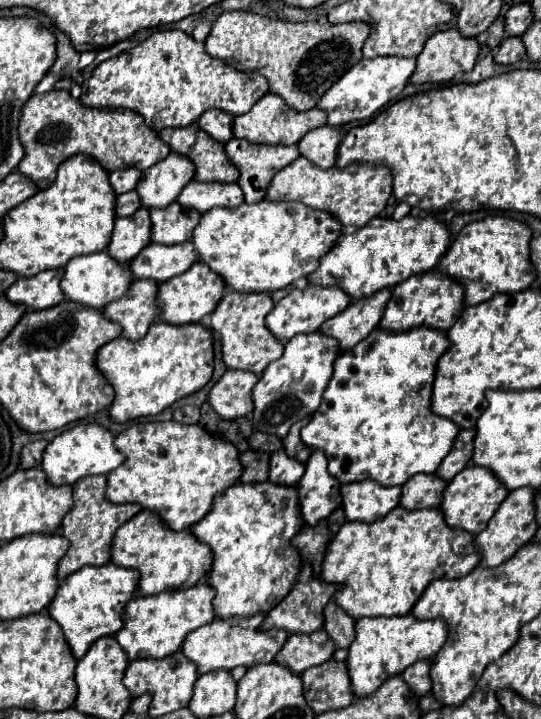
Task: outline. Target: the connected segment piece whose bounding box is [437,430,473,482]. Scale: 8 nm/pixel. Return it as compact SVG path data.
M461 430L449 456L437 468L437 474L451 482L453 476L459 474L469 464L469 452L473 452L473 430Z

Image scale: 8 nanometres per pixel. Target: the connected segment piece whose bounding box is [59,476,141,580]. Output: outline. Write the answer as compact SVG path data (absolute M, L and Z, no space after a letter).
M87 476L85 480L79 480L73 492L75 506L73 510L63 518L61 534L71 542L65 558L59 564L59 578L77 572L83 566L103 566L111 560L111 544L117 528L133 518L133 514L141 512L141 504L113 504L105 496L107 488L107 476Z

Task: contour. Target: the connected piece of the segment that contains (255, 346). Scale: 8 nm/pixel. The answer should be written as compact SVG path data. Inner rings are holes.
M227 292L217 304L213 310L211 328L221 334L223 362L227 368L251 370L261 376L269 362L277 360L283 354L283 344L269 332L269 328L265 328L265 316L273 310L273 306L273 298L267 292L261 296L241 296L241 292Z

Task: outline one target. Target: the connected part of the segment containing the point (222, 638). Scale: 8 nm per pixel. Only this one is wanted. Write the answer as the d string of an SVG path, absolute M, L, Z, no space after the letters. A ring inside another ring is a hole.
M257 614L257 616L249 616L245 620L213 620L207 626L197 628L195 632L191 632L185 642L183 642L183 652L189 660L193 660L197 664L199 674L205 672L213 672L219 668L225 670L233 670L235 666L255 666L255 664L265 664L265 662L273 662L275 654L279 652L279 648L285 644L287 640L287 632L277 632L277 630L261 630L261 620L265 618L265 614Z

